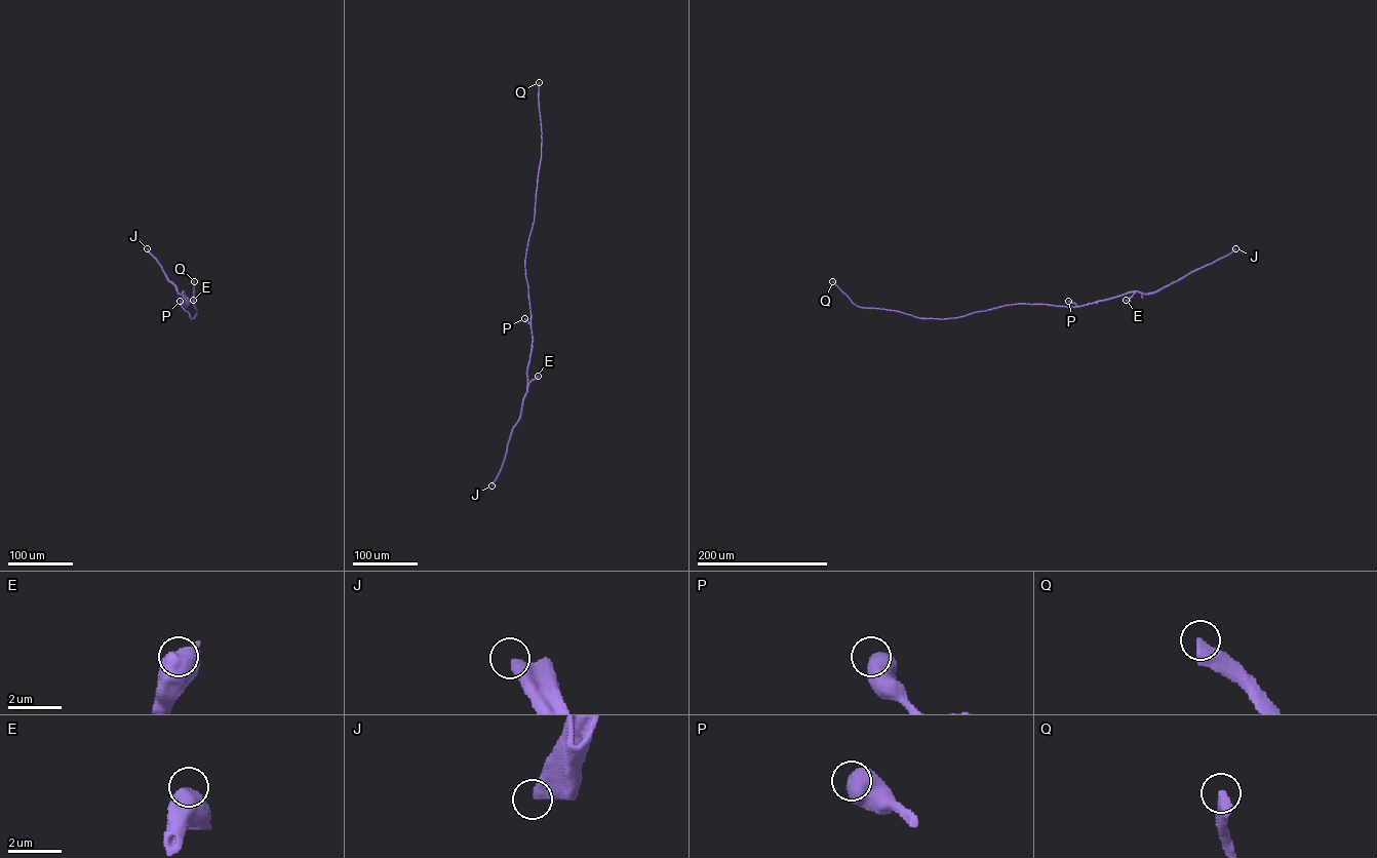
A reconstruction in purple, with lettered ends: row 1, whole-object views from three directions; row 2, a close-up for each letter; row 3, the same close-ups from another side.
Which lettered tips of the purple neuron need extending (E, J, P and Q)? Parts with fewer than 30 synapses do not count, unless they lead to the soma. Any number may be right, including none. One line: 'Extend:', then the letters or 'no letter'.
Extend: Q

